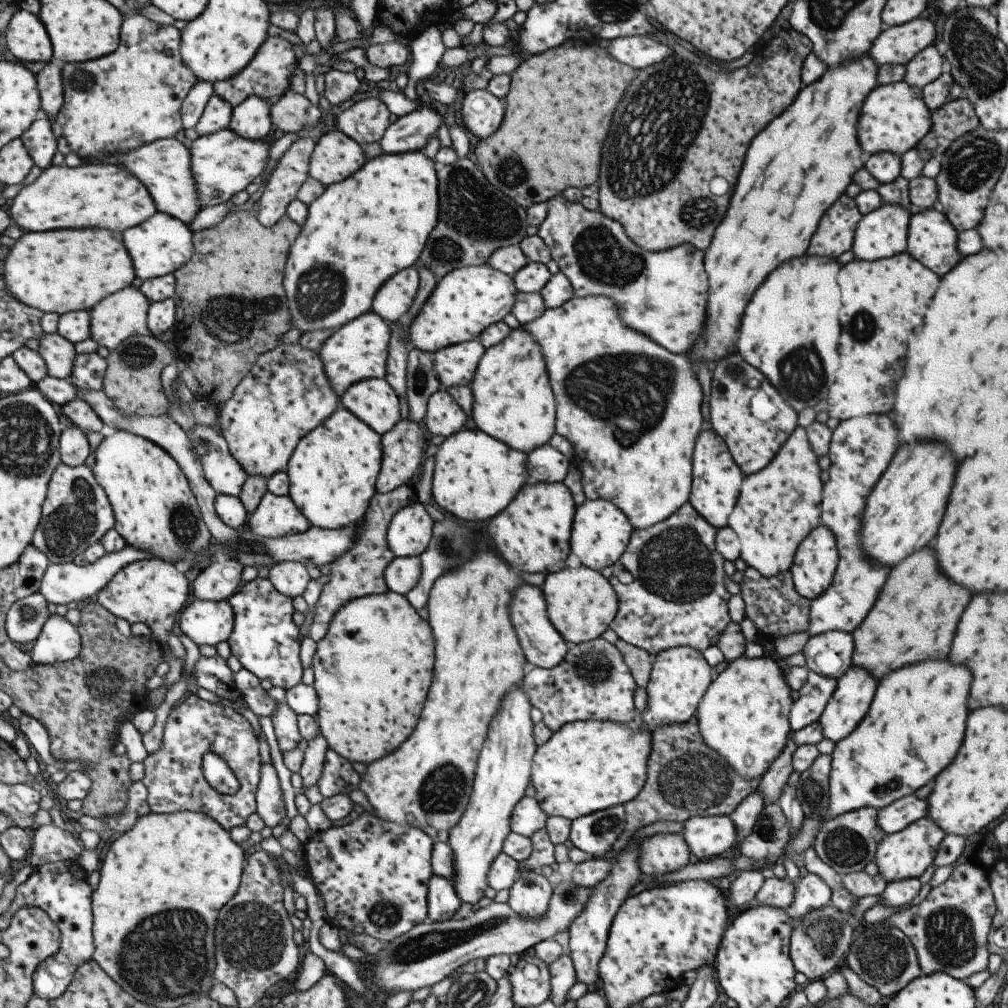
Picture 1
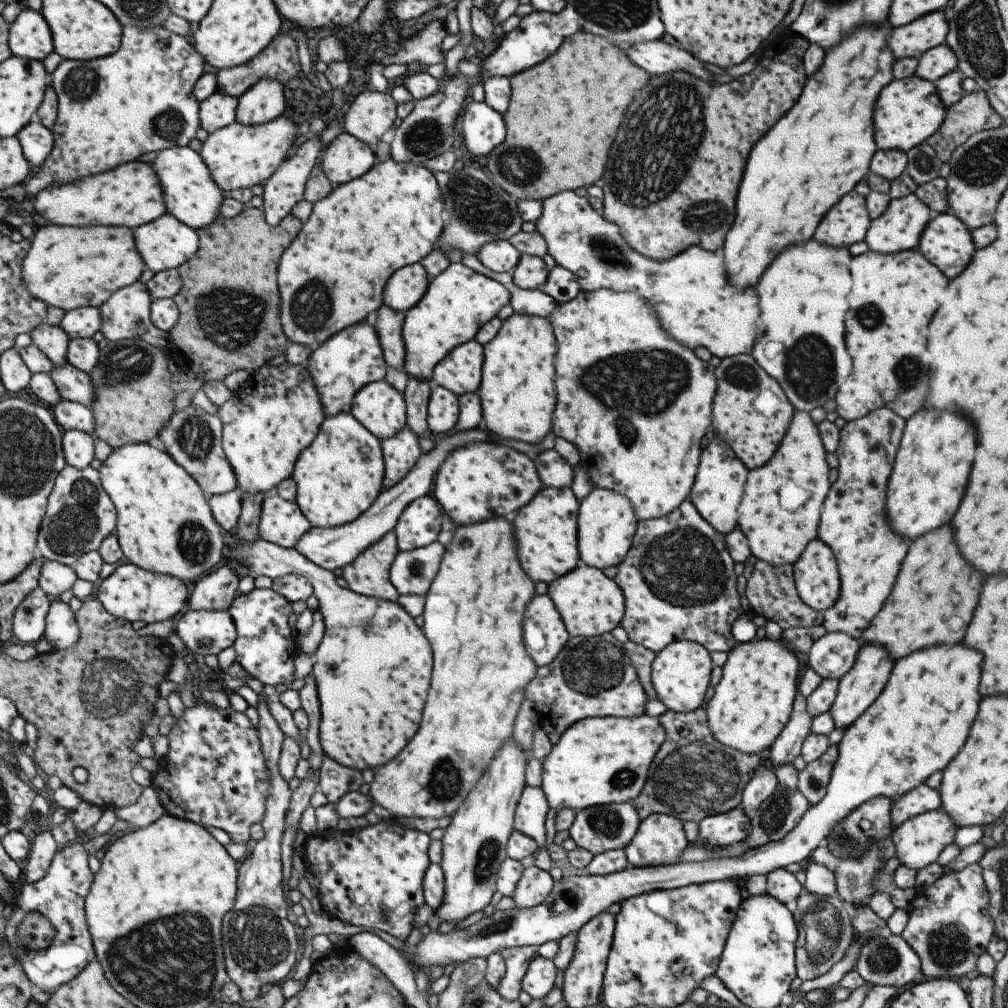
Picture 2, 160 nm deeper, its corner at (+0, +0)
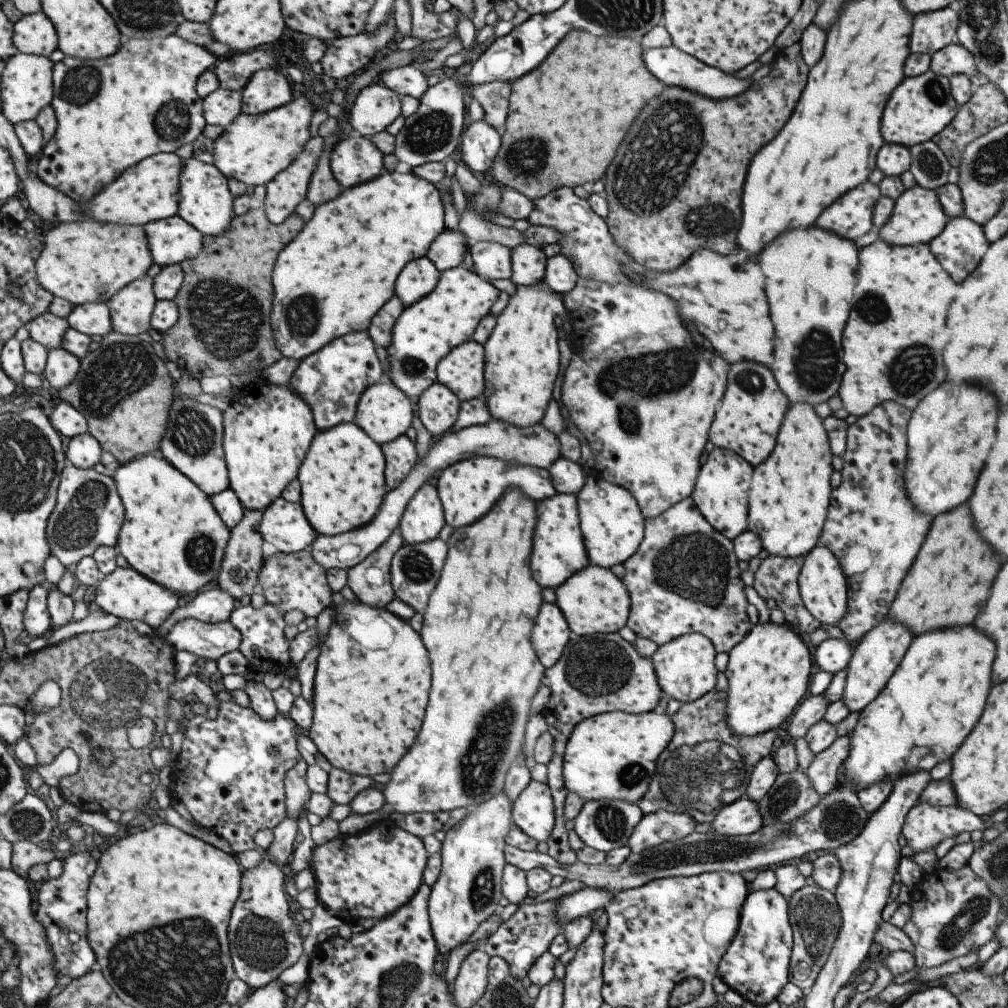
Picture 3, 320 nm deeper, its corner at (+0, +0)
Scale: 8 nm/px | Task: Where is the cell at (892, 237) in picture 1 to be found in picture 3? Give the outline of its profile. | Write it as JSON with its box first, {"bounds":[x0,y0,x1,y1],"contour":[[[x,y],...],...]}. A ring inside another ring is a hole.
{"bounds":[877,184,948,245],"contour":[[[915,184],[911,188],[904,189],[901,196],[894,200],[889,220],[877,230],[877,234],[879,239],[890,245],[928,244],[932,238],[940,233],[940,230],[943,230],[944,224],[948,220],[948,216],[944,216],[935,191],[921,188]]]}

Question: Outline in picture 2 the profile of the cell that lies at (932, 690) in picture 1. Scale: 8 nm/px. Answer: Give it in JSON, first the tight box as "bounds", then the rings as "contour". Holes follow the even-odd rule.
{"bounds":[403,644,983,972],"contour":[[[953,644],[953,646],[931,646],[923,648],[919,652],[907,654],[903,660],[893,662],[893,670],[890,670],[888,681],[885,683],[879,696],[867,707],[857,719],[845,730],[841,740],[837,744],[838,755],[835,759],[832,771],[826,786],[826,793],[817,804],[809,807],[799,819],[793,830],[778,841],[769,841],[757,848],[749,849],[738,857],[725,857],[700,863],[675,863],[673,865],[659,865],[657,867],[631,867],[609,873],[606,875],[569,876],[555,881],[550,893],[545,900],[534,907],[526,909],[505,909],[494,911],[491,916],[481,914],[457,926],[449,926],[429,933],[427,936],[418,936],[415,946],[403,949],[403,953],[411,951],[416,962],[413,969],[422,969],[428,972],[434,964],[445,966],[450,962],[462,963],[475,957],[487,958],[491,953],[497,953],[506,948],[524,947],[535,945],[536,947],[547,941],[558,941],[563,935],[577,932],[590,918],[607,911],[607,908],[615,902],[620,903],[629,897],[637,896],[649,891],[674,889],[690,884],[701,884],[707,881],[719,879],[734,879],[742,882],[751,875],[766,875],[778,868],[785,868],[787,864],[797,864],[805,860],[815,848],[821,846],[826,835],[831,829],[841,822],[854,808],[862,802],[873,799],[876,796],[884,796],[893,800],[924,780],[933,772],[943,770],[947,762],[959,752],[963,746],[969,728],[977,714],[979,704],[979,664],[983,662],[983,656],[975,652],[973,648]]]}

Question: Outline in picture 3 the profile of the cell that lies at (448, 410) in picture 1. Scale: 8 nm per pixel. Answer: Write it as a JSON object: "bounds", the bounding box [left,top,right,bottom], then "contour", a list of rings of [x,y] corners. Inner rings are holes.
{"bounds":[417,381,460,436],"contour":[[[435,381],[417,398],[417,414],[430,435],[441,436],[457,418],[460,402],[447,387]]]}

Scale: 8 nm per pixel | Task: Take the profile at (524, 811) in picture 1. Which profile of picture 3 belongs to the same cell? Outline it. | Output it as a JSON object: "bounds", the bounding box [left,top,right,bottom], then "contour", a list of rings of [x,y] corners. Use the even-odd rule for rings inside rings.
{"bounds":[511,781,554,842],"contour":[[[529,781],[512,802],[511,822],[536,842],[546,842],[554,825],[554,806],[545,783]]]}

